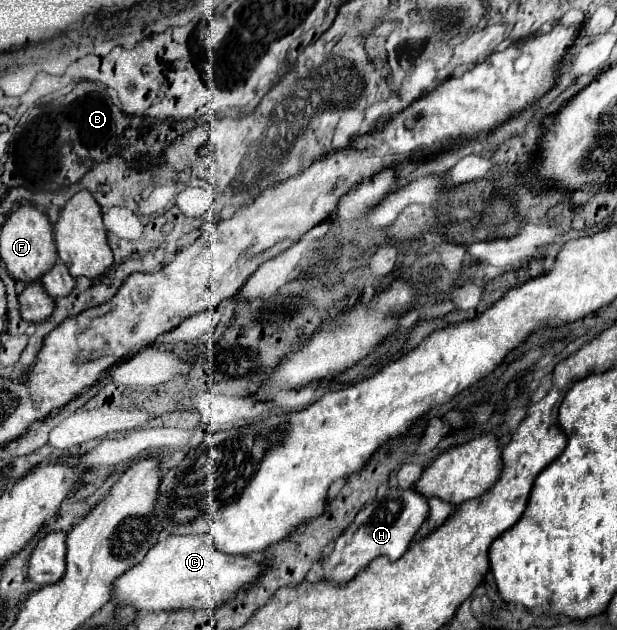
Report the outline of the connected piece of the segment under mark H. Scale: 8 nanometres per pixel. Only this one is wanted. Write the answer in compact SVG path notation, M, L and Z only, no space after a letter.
M390 488L384 498L368 502L356 516L356 520L338 536L334 542L334 550L322 558L324 580L334 584L344 584L352 580L360 570L364 570L374 558L388 556L390 560L398 560L406 548L410 546L414 534L426 522L430 512L428 500L410 488Z

